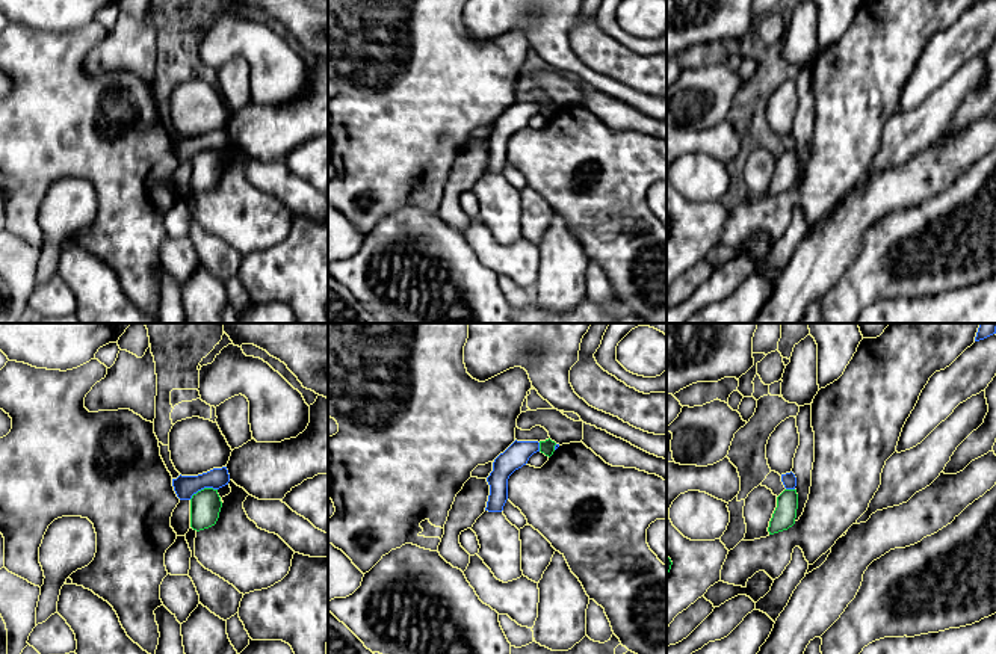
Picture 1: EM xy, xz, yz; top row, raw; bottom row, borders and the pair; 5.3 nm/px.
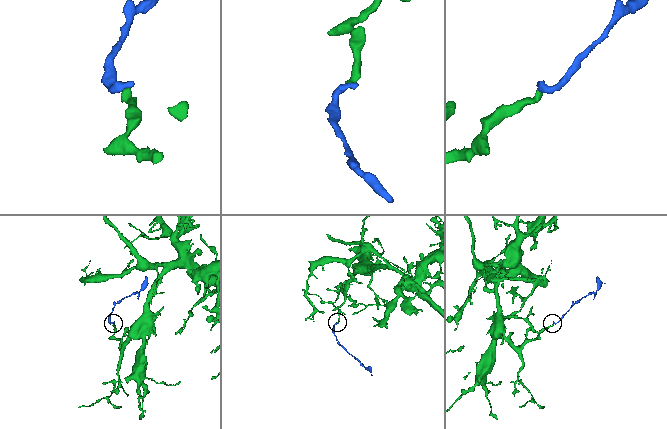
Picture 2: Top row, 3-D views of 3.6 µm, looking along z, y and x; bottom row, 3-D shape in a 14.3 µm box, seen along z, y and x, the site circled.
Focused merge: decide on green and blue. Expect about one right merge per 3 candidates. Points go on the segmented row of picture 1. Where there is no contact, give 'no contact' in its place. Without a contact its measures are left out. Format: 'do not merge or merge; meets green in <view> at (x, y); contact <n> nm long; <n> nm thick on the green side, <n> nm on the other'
do not merge; meets green in xy at (204, 488); contact 160 nm long; 160 nm thick on the green side, 120 nm on the other

